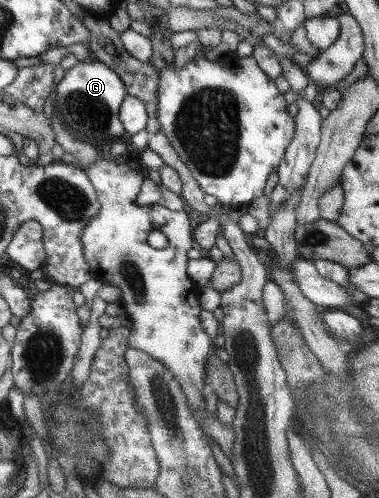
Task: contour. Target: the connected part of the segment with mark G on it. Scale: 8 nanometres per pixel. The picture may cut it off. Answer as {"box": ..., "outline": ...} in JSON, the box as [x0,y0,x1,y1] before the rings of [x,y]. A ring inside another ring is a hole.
{"box":[54,59,127,145],"outline":[[[92,59],[87,62],[79,61],[79,63],[71,67],[64,76],[63,80],[55,87],[57,97],[54,100],[55,113],[62,117],[66,126],[70,127],[72,131],[81,133],[83,137],[87,137],[87,141],[93,141],[95,145],[103,145],[103,141],[107,141],[107,139],[123,137],[126,131],[120,120],[119,112],[127,93],[125,91],[125,85],[119,78],[119,75],[103,62]]]}

